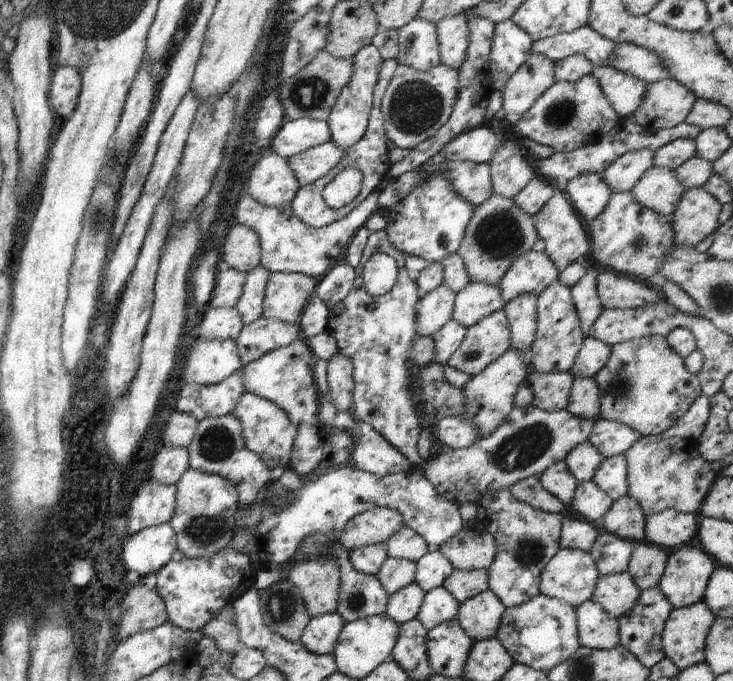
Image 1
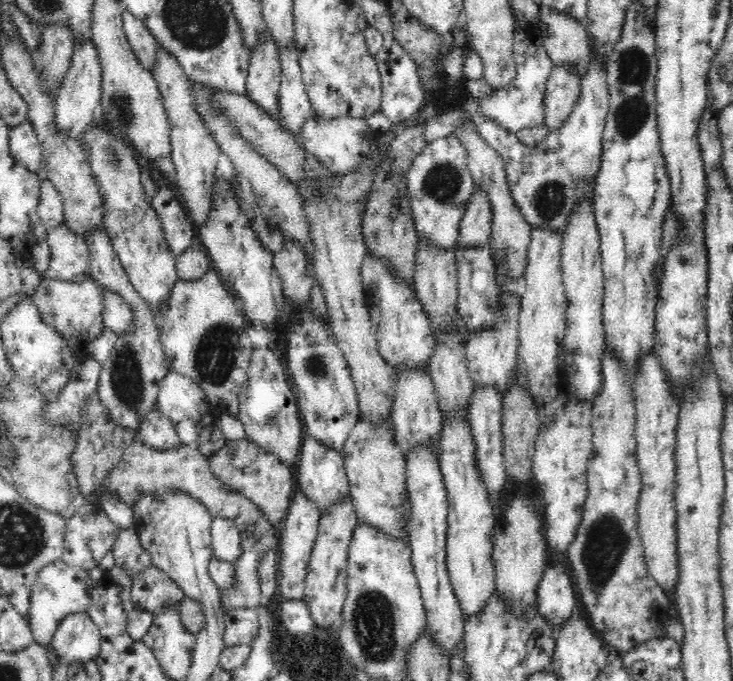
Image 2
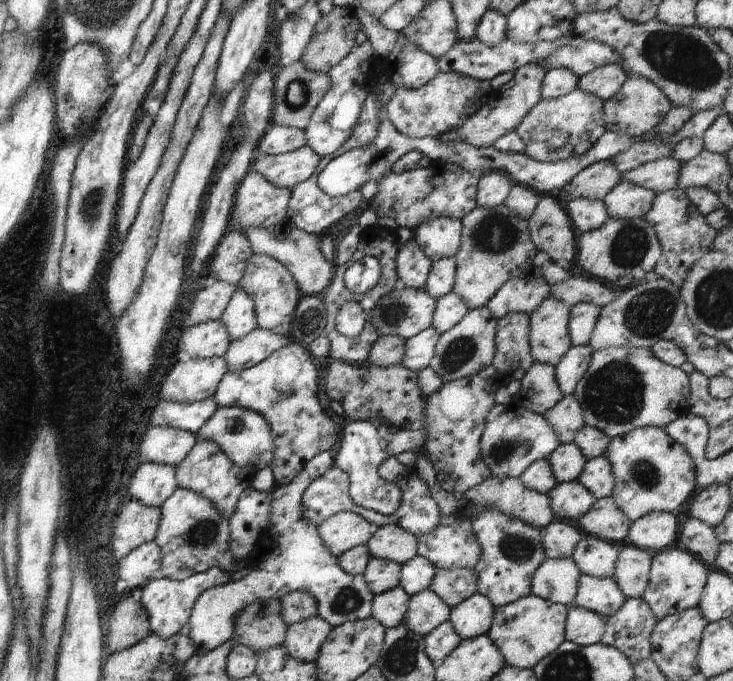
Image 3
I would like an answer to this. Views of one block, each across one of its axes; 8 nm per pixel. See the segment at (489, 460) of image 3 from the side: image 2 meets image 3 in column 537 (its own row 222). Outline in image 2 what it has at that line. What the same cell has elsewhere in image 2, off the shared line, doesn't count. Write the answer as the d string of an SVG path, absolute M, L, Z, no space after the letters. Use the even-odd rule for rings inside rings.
M450 135L426 145L423 152L412 160L407 174L407 189L415 229L421 242L442 250L452 249L458 242L466 204L477 188L466 158L466 148L456 136Z

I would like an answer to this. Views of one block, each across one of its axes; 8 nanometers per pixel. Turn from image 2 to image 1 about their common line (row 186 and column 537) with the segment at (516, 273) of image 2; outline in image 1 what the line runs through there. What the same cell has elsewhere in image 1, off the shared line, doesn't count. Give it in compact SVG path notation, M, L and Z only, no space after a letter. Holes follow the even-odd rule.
M535 476L519 480L511 487L507 487L512 496L532 508L543 510L547 513L560 514L564 512L565 504L560 502L551 492L548 492Z

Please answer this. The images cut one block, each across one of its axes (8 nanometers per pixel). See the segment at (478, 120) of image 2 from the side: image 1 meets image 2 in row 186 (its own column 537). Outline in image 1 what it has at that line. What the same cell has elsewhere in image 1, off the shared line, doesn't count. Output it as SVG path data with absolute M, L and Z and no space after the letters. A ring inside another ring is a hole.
M507 488L480 499L477 507L476 522L494 537L497 548L495 559L487 570L489 589L506 609L528 602L540 594L541 572L562 548L559 540L564 516L532 508L512 496Z

